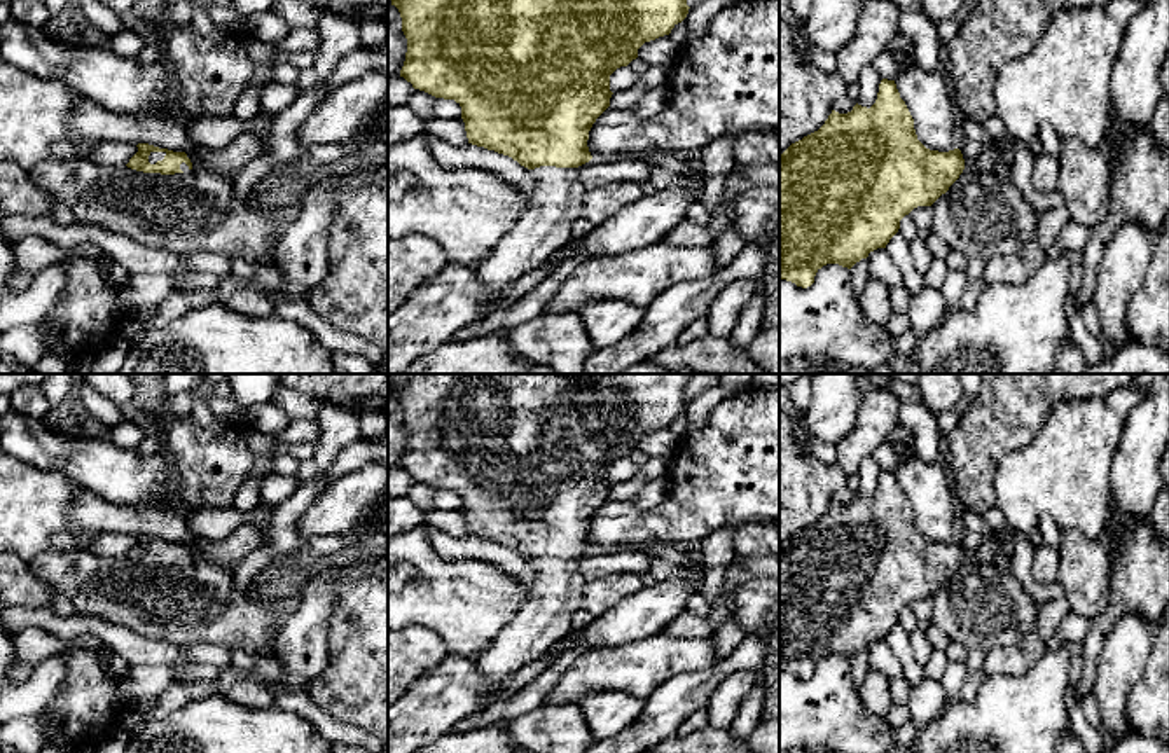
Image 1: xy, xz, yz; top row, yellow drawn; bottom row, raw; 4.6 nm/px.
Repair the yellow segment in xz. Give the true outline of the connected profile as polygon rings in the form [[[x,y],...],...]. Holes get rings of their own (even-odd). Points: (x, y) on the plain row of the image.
[[[388,374],[388,390],[402,409],[402,423],[407,430],[405,452],[400,468],[414,480],[435,489],[454,491],[461,498],[461,510],[468,535],[508,547],[533,563],[536,580],[528,587],[529,599],[517,610],[514,618],[500,631],[495,641],[475,657],[477,669],[486,683],[501,690],[514,673],[542,657],[571,631],[571,617],[582,608],[585,578],[577,559],[592,550],[587,531],[596,510],[610,498],[610,466],[638,449],[638,440],[650,432],[669,426],[688,405],[687,384],[692,374]]]

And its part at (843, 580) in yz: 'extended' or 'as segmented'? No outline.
extended

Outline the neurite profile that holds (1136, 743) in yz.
[[[1132,732],[1129,737],[1117,741],[1106,753],[1169,753],[1169,744],[1157,737]]]

